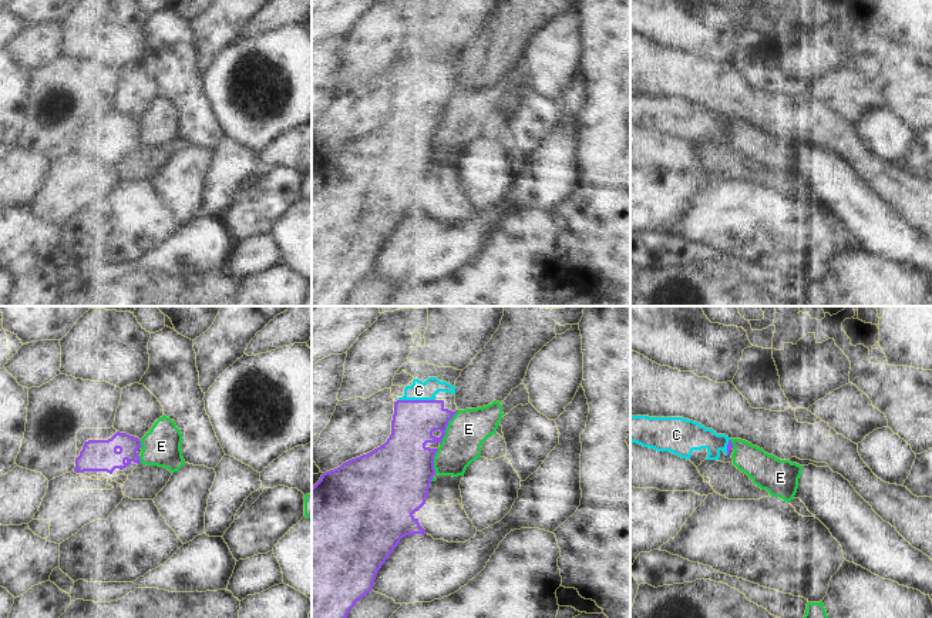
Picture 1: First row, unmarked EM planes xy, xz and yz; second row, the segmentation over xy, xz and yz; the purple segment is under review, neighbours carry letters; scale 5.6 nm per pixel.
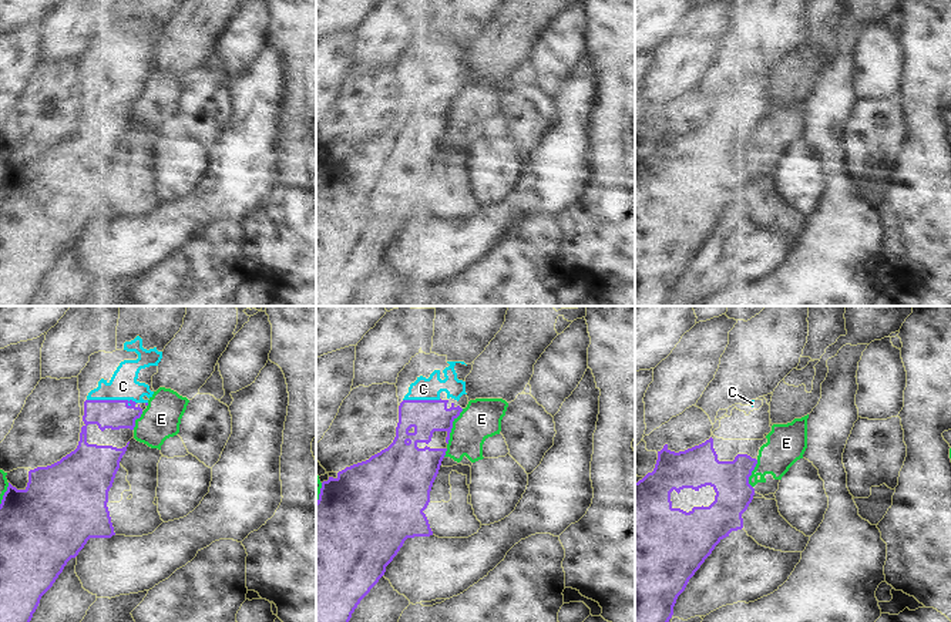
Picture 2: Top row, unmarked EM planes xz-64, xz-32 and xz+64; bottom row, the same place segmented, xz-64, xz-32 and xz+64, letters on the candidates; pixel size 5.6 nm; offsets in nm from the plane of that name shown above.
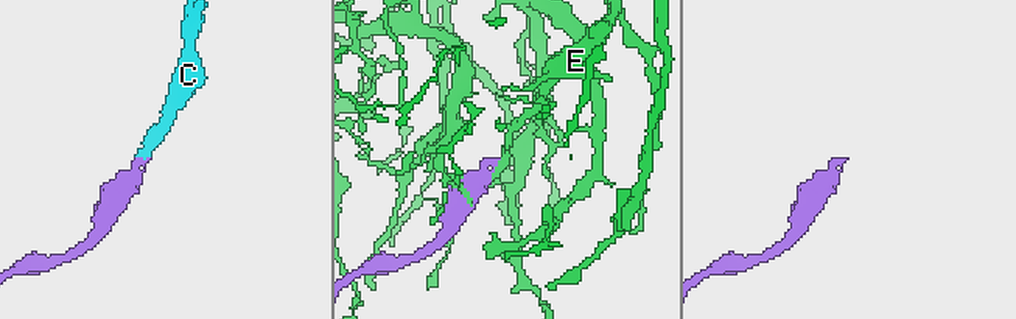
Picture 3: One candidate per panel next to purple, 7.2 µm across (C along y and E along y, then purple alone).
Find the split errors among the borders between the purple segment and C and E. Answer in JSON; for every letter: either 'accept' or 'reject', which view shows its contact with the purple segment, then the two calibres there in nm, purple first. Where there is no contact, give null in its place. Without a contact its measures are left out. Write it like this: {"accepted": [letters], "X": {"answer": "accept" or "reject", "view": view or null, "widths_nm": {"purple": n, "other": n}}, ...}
{"accepted": ["C"], "C": {"answer": "accept", "view": "xz", "widths_nm": {"purple": 240, "other": 110}}, "E": {"answer": "reject", "view": "xz", "widths_nm": {"purple": 240, "other": 220}}}

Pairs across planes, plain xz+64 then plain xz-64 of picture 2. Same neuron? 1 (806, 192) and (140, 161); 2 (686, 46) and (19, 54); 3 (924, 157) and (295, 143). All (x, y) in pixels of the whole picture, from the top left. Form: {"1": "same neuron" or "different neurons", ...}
{"1": "different neurons", "2": "different neurons", "3": "same neuron"}

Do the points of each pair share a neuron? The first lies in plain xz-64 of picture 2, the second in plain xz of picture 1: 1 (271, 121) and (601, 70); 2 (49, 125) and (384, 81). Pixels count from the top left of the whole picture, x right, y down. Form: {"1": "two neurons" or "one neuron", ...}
{"1": "two neurons", "2": "one neuron"}

